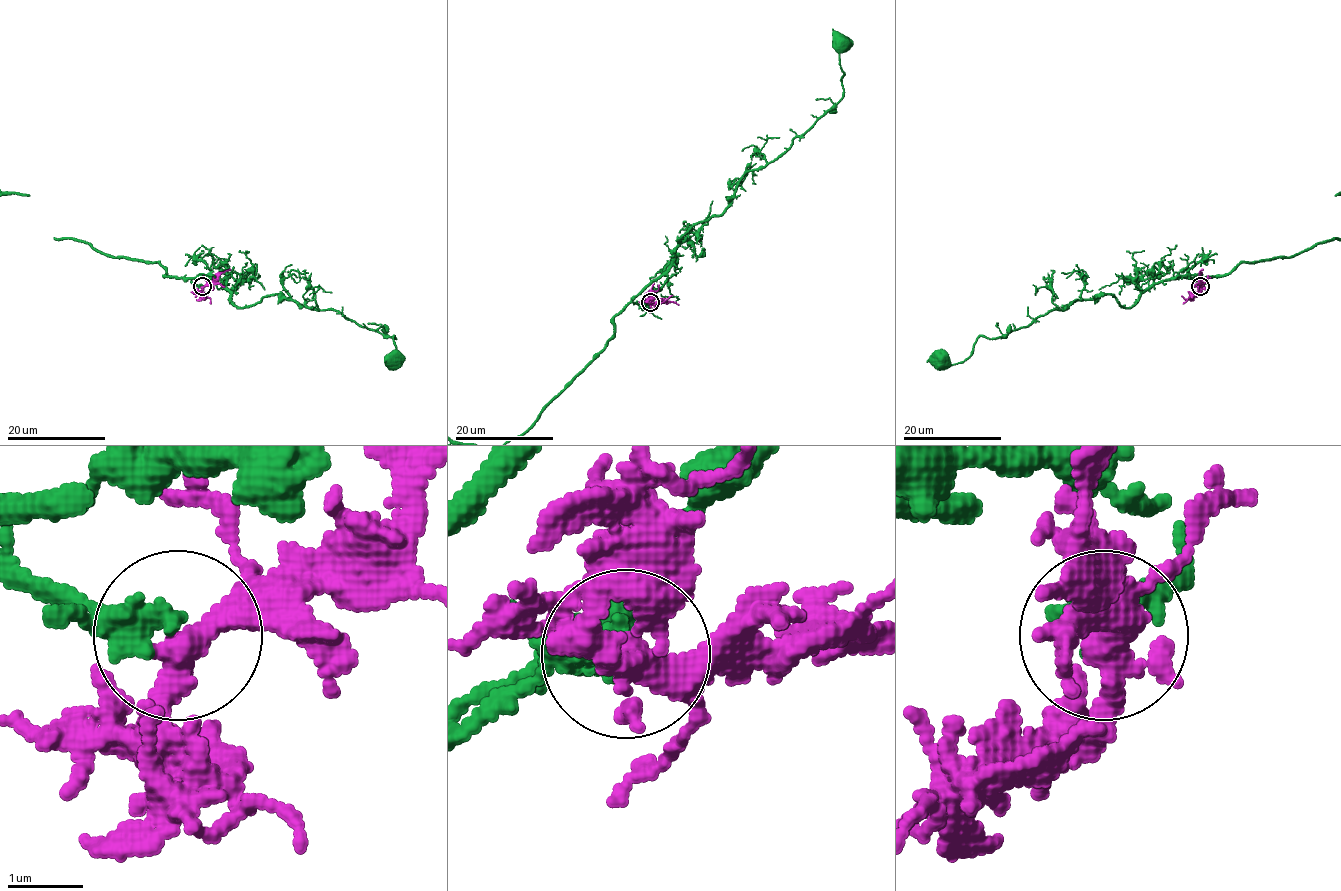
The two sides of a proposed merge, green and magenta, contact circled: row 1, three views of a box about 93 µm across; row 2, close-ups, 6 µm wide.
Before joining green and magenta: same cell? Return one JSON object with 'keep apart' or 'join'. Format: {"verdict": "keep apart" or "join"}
{"verdict": "join"}

